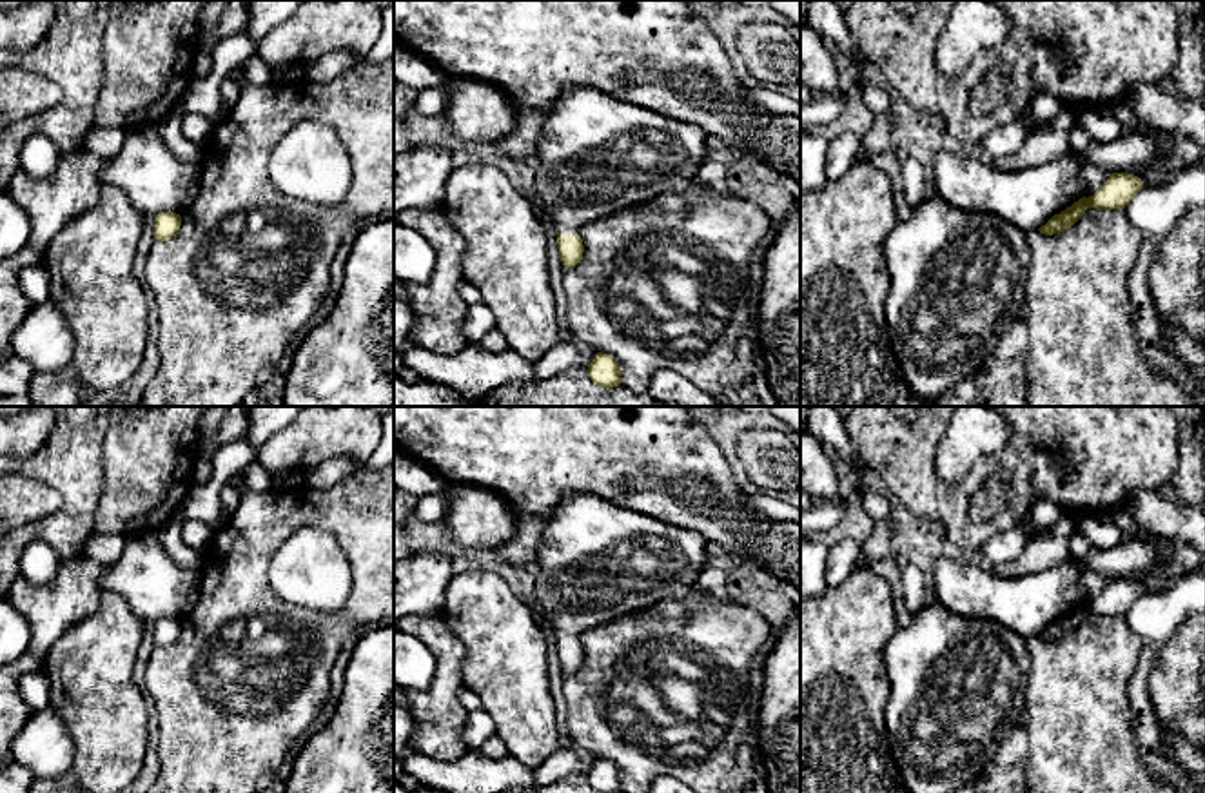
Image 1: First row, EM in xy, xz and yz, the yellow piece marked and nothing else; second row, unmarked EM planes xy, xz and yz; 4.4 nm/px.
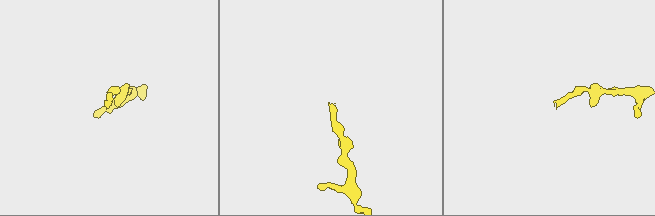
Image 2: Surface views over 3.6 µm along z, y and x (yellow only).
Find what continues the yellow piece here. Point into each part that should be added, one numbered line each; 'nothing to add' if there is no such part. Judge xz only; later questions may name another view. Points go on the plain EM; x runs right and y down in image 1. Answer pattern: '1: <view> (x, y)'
1: xz (596, 561)

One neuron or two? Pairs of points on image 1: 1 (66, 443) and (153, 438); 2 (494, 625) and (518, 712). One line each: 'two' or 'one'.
1: two
2: one

